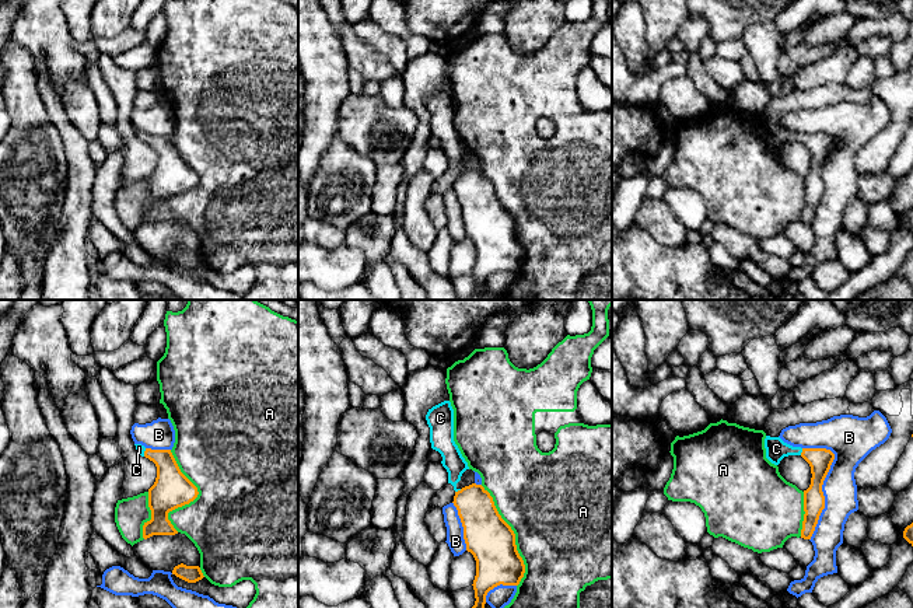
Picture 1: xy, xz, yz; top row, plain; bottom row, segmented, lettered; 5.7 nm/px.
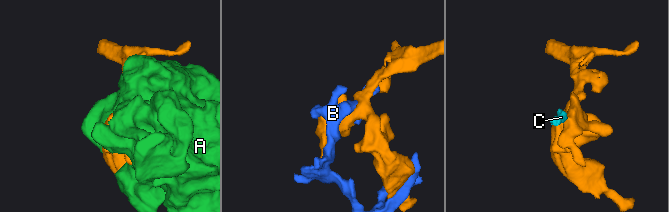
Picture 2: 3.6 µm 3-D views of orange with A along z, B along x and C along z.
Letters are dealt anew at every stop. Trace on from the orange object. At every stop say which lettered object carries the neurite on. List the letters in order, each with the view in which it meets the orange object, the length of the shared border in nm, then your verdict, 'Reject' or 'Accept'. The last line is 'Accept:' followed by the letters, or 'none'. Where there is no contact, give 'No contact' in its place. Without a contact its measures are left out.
A: Touches orange in xz. Shared border 600 nm. Reject
B: Touches orange in yz. Shared border 550 nm. Reject
C: Touches orange in yz. Shared border 40 nm. Accept
Accept: C

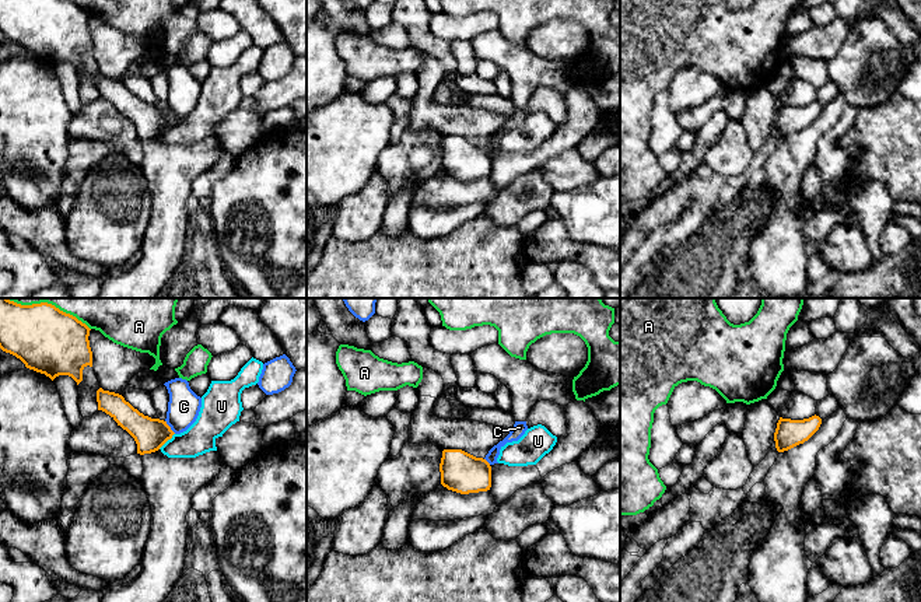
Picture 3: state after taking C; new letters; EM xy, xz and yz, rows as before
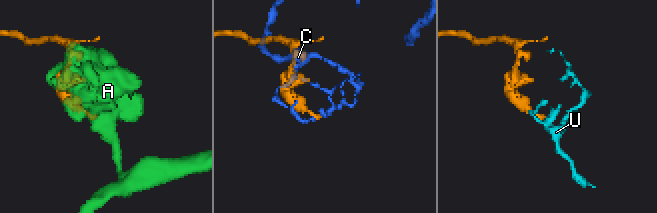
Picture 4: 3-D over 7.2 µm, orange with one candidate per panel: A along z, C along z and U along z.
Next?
A: Touches orange in xy. Shared border 500 nm. Reject
C: Touches orange in xy. Shared border 100 nm. Reject
U: Touches orange in xy. Shared border 130 nm. Reject
Accept: none

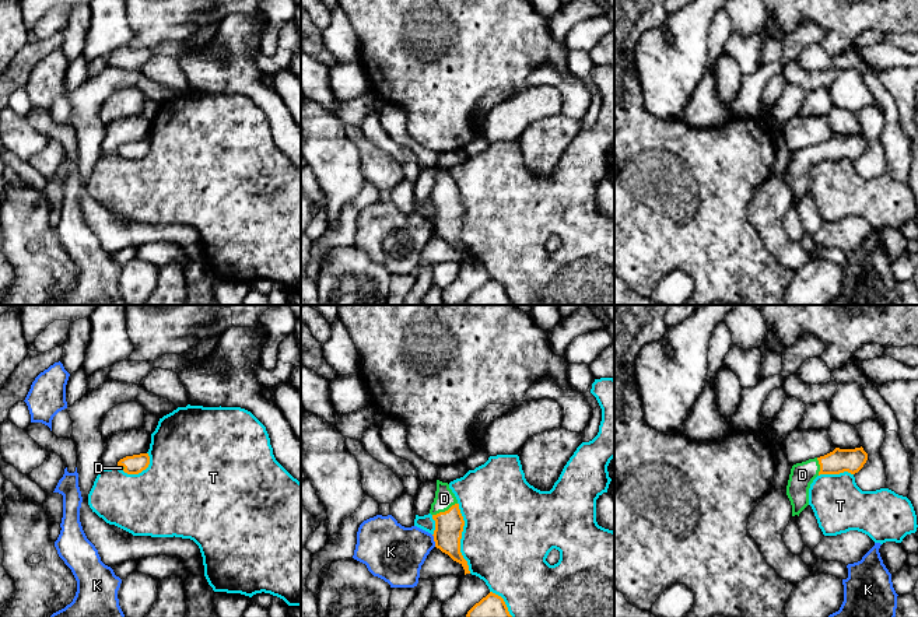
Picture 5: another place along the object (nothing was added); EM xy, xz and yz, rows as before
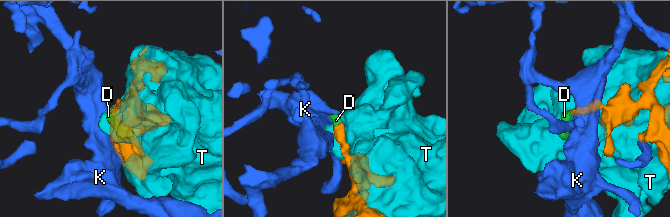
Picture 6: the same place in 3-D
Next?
D: Touches orange in xz. Shared border 160 nm. Accept
K: Touches orange in xz. Shared border 80 nm. Reject
T: Touches orange in xz. Shared border 420 nm. Reject
Accept: D

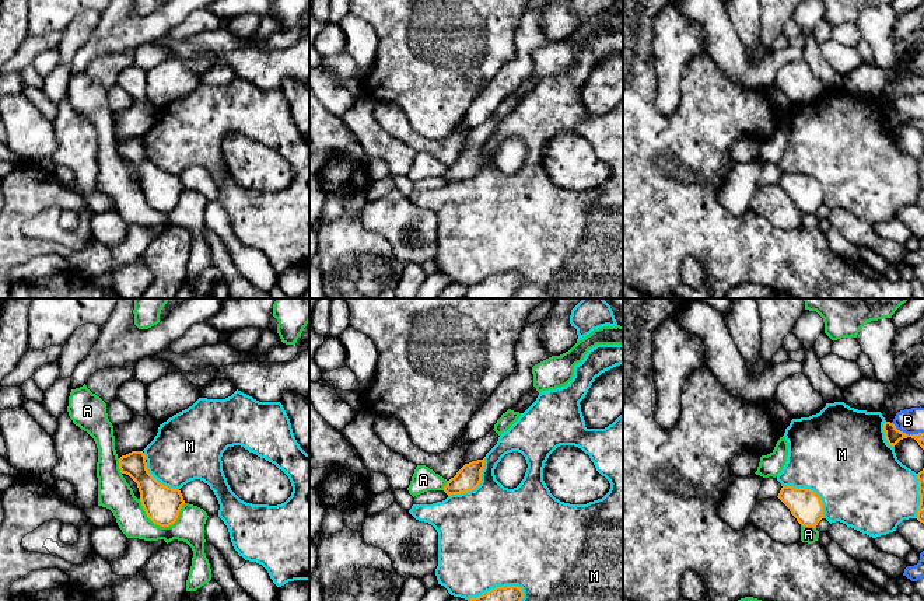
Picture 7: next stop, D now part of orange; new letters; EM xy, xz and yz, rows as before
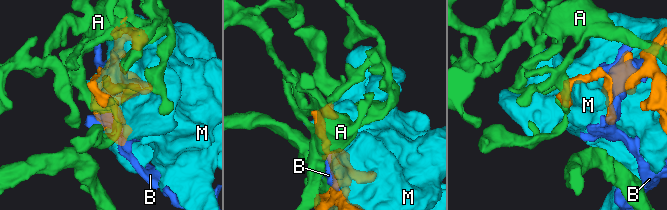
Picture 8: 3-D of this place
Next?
A: Touches orange in xy. Shared border 280 nm. Reject
B: Touches orange in yz. Shared border 200 nm. Reject
M: Touches orange in xz. Shared border 300 nm. Reject
Accept: none

